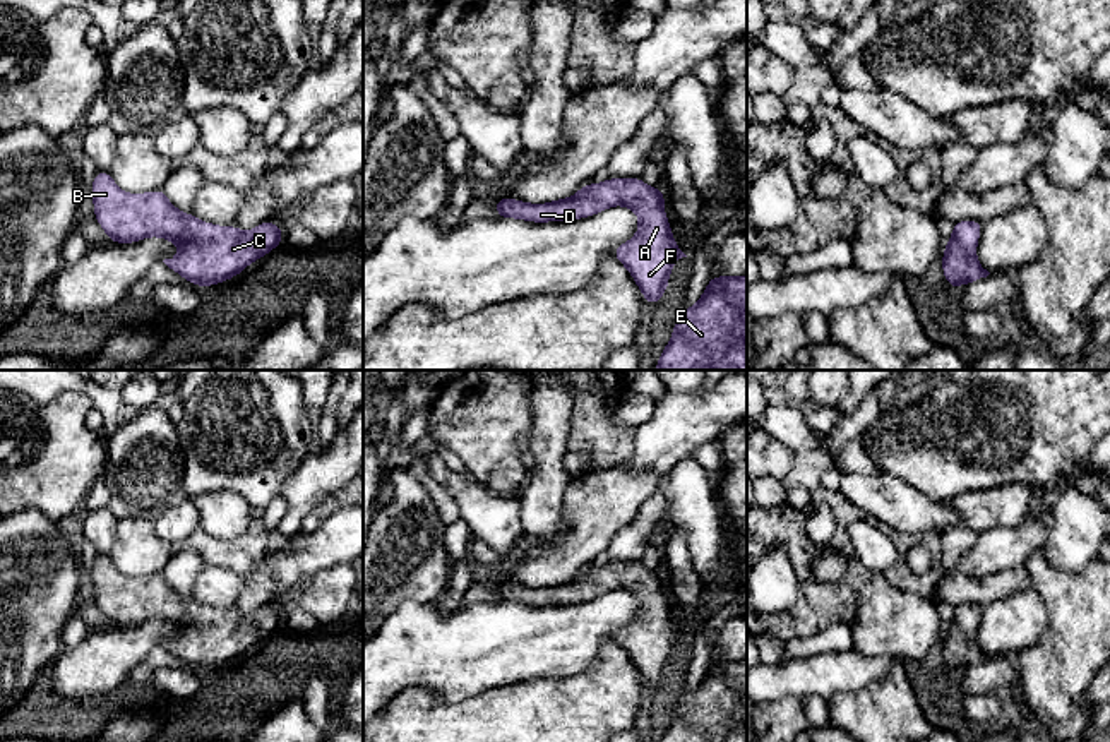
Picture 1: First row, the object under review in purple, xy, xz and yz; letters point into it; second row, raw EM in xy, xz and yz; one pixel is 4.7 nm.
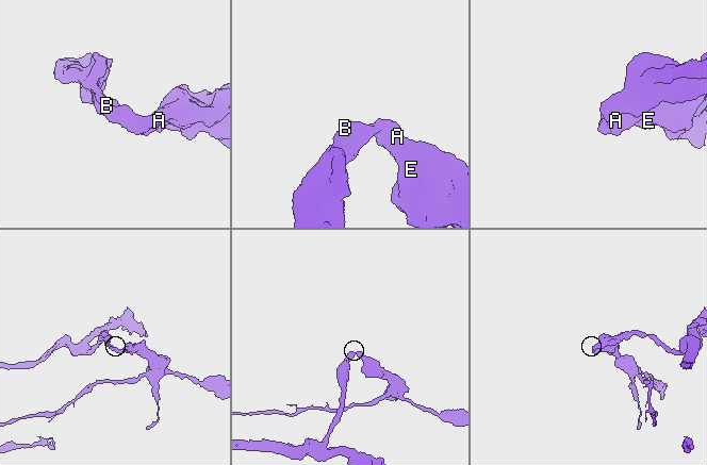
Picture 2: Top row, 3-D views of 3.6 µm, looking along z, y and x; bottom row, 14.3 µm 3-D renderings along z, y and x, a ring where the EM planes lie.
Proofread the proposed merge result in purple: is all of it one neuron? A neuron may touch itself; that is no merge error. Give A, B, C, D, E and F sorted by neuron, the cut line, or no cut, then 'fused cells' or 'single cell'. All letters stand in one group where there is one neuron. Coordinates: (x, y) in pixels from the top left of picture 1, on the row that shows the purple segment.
A B C D E F; no cut; single cell

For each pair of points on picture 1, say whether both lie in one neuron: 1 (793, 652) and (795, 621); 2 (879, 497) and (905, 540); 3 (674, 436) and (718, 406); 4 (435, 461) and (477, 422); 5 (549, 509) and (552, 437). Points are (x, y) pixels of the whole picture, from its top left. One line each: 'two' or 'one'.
1: two
2: two
3: one
4: two
5: one

